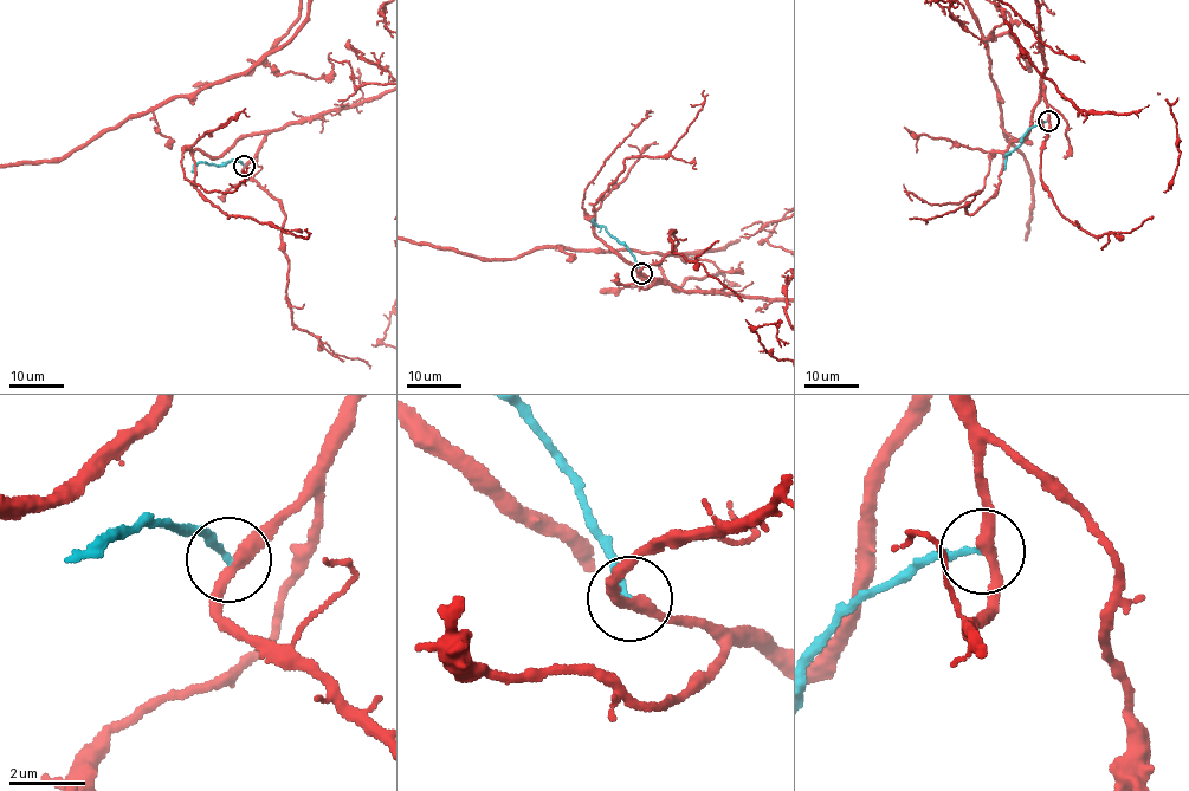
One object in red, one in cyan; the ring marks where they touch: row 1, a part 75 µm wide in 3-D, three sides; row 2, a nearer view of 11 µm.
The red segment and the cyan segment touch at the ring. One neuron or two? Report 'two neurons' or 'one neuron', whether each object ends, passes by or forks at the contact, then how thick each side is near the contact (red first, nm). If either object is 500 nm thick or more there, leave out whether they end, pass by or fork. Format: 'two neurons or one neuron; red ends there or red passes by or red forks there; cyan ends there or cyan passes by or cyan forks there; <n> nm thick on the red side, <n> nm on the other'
two neurons; red passes by; cyan ends there; 300 nm thick on the red side, 180 nm on the other

